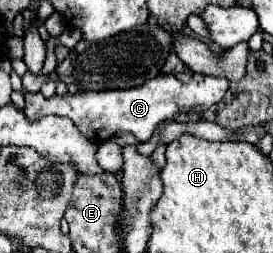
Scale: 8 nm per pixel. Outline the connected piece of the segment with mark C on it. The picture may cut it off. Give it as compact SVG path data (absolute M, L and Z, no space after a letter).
M171 74L167 76L155 76L153 80L147 80L139 88L127 88L127 90L103 90L103 92L77 92L77 94L65 94L65 96L51 96L45 98L41 92L37 94L25 94L25 108L23 114L35 122L49 114L67 116L75 122L79 132L89 138L91 142L105 140L113 136L115 132L133 132L141 142L147 142L153 136L153 130L159 122L171 120L177 112L189 112L195 108L195 112L203 112L209 106L217 104L229 88L227 78L207 76L207 74L193 74L193 78L183 84Z

